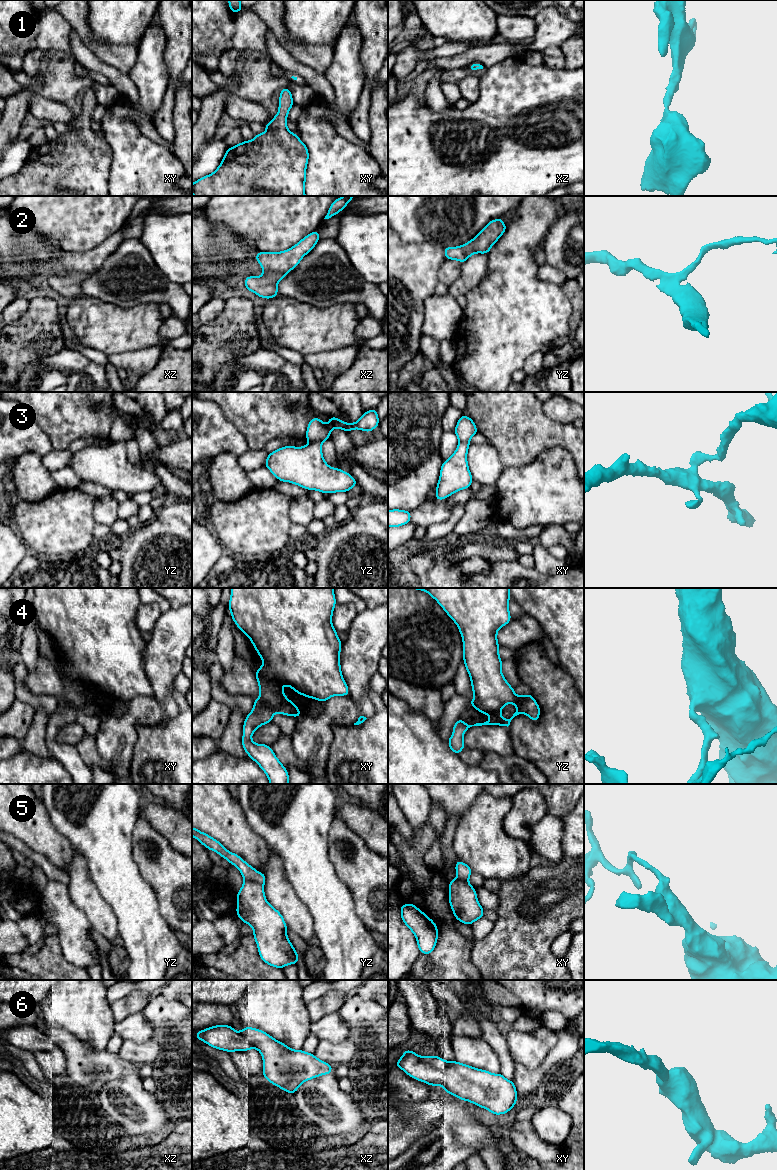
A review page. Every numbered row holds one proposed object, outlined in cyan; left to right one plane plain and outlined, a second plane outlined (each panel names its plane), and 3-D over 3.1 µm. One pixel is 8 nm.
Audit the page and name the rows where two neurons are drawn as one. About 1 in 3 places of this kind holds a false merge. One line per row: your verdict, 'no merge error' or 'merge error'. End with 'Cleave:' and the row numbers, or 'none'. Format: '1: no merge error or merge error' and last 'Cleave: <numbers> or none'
1: no merge error
2: no merge error
3: merge error
4: no merge error
5: merge error
6: no merge error
Cleave: 3, 5

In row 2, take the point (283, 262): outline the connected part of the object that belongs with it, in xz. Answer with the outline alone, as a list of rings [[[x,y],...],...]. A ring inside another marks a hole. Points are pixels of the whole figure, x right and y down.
[[[317,229],[285,251],[258,252],[254,257],[262,266],[263,275],[246,277],[244,284],[247,291],[252,291],[261,298],[277,297],[277,284],[298,266],[302,258],[311,252],[318,242],[319,230]]]

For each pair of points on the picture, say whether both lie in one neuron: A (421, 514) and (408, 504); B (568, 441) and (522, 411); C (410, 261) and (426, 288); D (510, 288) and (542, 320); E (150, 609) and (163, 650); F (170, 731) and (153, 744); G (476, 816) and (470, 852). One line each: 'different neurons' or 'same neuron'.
A: different neurons
B: same neuron
C: same neuron
D: same neuron
E: different neurons
F: same neuron
G: same neuron

